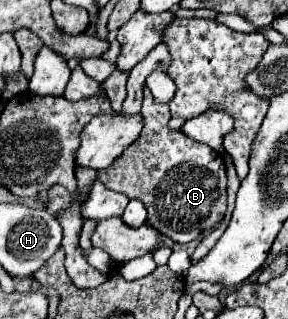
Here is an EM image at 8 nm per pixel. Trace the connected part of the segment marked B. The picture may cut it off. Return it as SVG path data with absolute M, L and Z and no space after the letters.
M144 86L144 104L142 104L142 122L144 128L140 132L140 138L106 170L100 170L96 174L96 180L100 180L108 190L116 190L126 194L128 198L140 200L144 206L154 204L156 200L156 216L154 222L160 234L172 238L176 244L192 242L198 234L204 230L220 224L226 212L226 168L224 160L218 152L212 148L184 136L180 130L168 128L168 120L172 118L168 104L156 104L152 92L148 86Z

